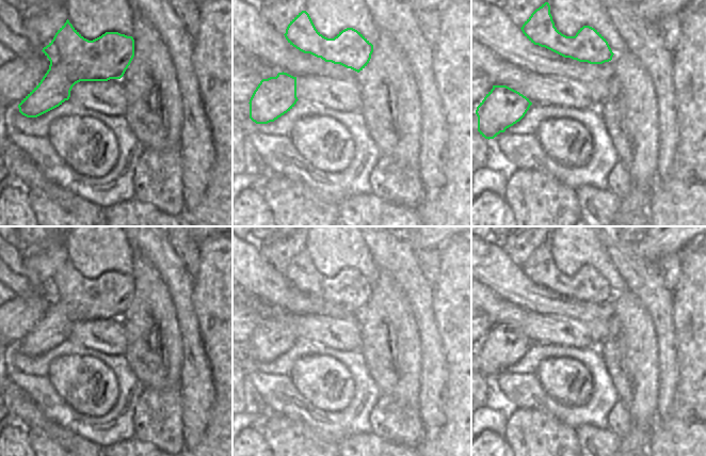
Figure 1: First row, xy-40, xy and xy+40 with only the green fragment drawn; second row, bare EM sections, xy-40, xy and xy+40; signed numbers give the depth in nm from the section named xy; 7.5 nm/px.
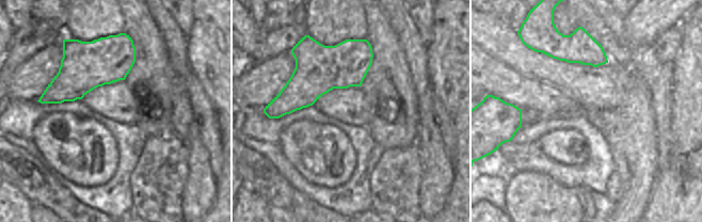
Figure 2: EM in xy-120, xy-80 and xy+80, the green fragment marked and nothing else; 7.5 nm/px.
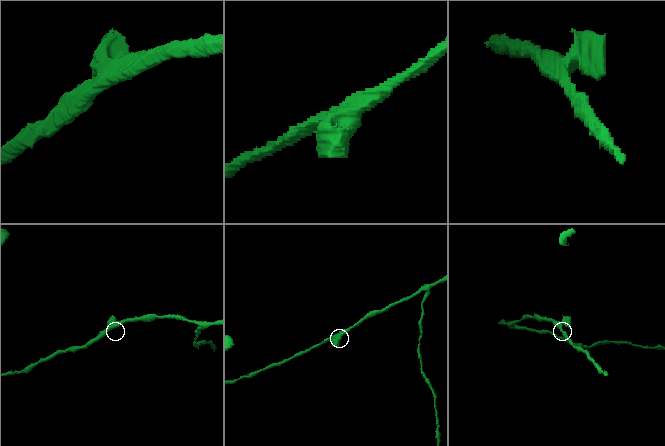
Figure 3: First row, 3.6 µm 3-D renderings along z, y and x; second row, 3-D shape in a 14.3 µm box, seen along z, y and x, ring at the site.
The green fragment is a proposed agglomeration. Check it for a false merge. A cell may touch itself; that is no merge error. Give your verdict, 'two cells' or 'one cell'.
one cell

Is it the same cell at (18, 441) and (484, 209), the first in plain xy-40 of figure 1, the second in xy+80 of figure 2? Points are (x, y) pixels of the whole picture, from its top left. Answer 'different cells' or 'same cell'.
same cell

